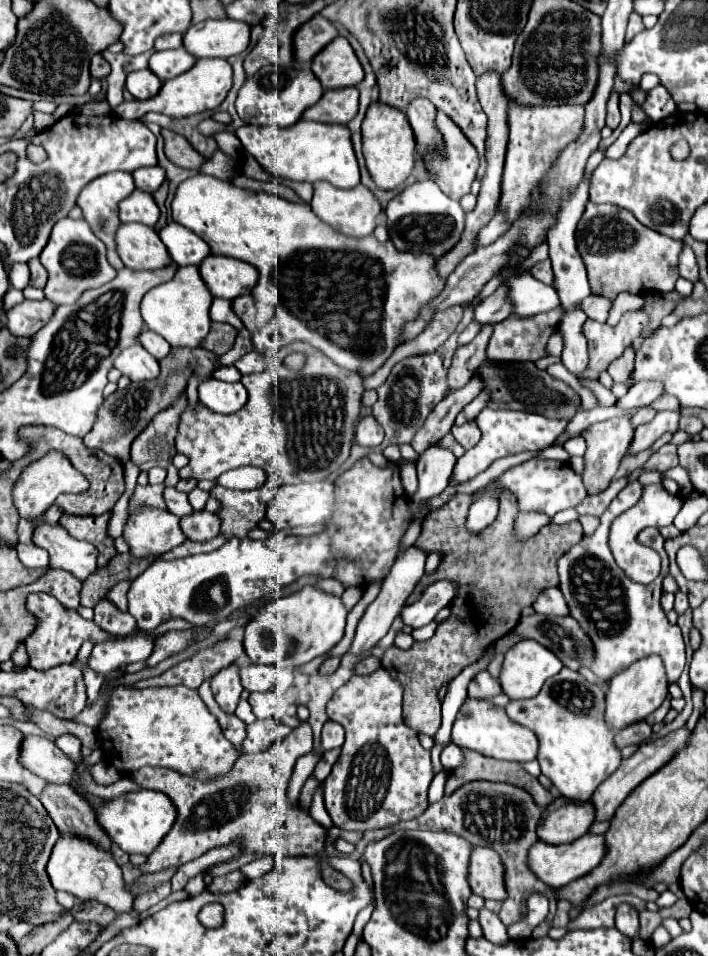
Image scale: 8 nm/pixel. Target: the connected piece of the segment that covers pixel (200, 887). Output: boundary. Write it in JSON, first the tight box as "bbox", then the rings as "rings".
{"bbox":[186,871,208,897],"rings":[[[202,871],[202,873],[198,873],[194,879],[190,879],[190,881],[188,881],[188,885],[186,885],[186,891],[188,891],[188,895],[190,895],[190,897],[199,895],[207,888],[203,881],[204,875],[206,875],[206,873],[208,873],[208,871]]]}

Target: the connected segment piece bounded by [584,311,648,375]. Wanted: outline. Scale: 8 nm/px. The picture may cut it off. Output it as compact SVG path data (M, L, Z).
M640 311L626 313L616 327L588 319L584 323L584 335L588 335L588 347L592 351L592 375L598 375L610 361L622 355L622 351L642 335L648 317Z

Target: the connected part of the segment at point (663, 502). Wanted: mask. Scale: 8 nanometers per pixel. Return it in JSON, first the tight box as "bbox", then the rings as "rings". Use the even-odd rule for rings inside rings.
{"bbox":[610,483,684,583],"rings":[[[660,483],[646,485],[642,489],[640,501],[634,507],[630,507],[626,513],[622,513],[620,517],[614,519],[614,523],[610,527],[610,549],[612,549],[612,555],[614,555],[616,563],[622,567],[622,571],[630,579],[634,579],[638,583],[652,583],[658,577],[658,573],[660,573],[660,555],[650,547],[642,547],[642,543],[636,537],[646,527],[660,529],[660,527],[672,525],[672,521],[674,521],[676,513],[680,511],[682,503],[684,503],[684,499],[680,495],[670,495]]]}

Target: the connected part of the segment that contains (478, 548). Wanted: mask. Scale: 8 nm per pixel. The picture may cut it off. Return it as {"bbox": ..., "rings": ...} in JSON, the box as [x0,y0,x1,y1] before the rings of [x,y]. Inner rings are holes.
{"bbox":[381,491,582,735],"rings":[[[508,491],[502,493],[498,517],[484,529],[484,539],[472,539],[468,531],[464,531],[464,519],[472,497],[466,493],[456,493],[446,505],[426,515],[420,537],[414,543],[414,547],[422,549],[426,555],[444,553],[444,559],[432,575],[424,575],[420,579],[406,603],[416,601],[424,587],[436,579],[456,579],[458,595],[452,601],[452,611],[468,619],[468,623],[460,623],[452,615],[448,621],[438,624],[432,639],[414,641],[408,651],[390,647],[381,659],[385,669],[401,672],[404,681],[404,723],[416,733],[436,735],[440,729],[438,689],[452,681],[466,665],[472,665],[490,643],[512,631],[518,623],[522,607],[532,605],[544,587],[558,585],[556,559],[582,539],[582,525],[546,525],[536,537],[528,539],[528,543],[518,543],[516,549],[516,545],[510,545],[516,499]],[[470,619],[476,619],[476,623],[470,623]]]}

